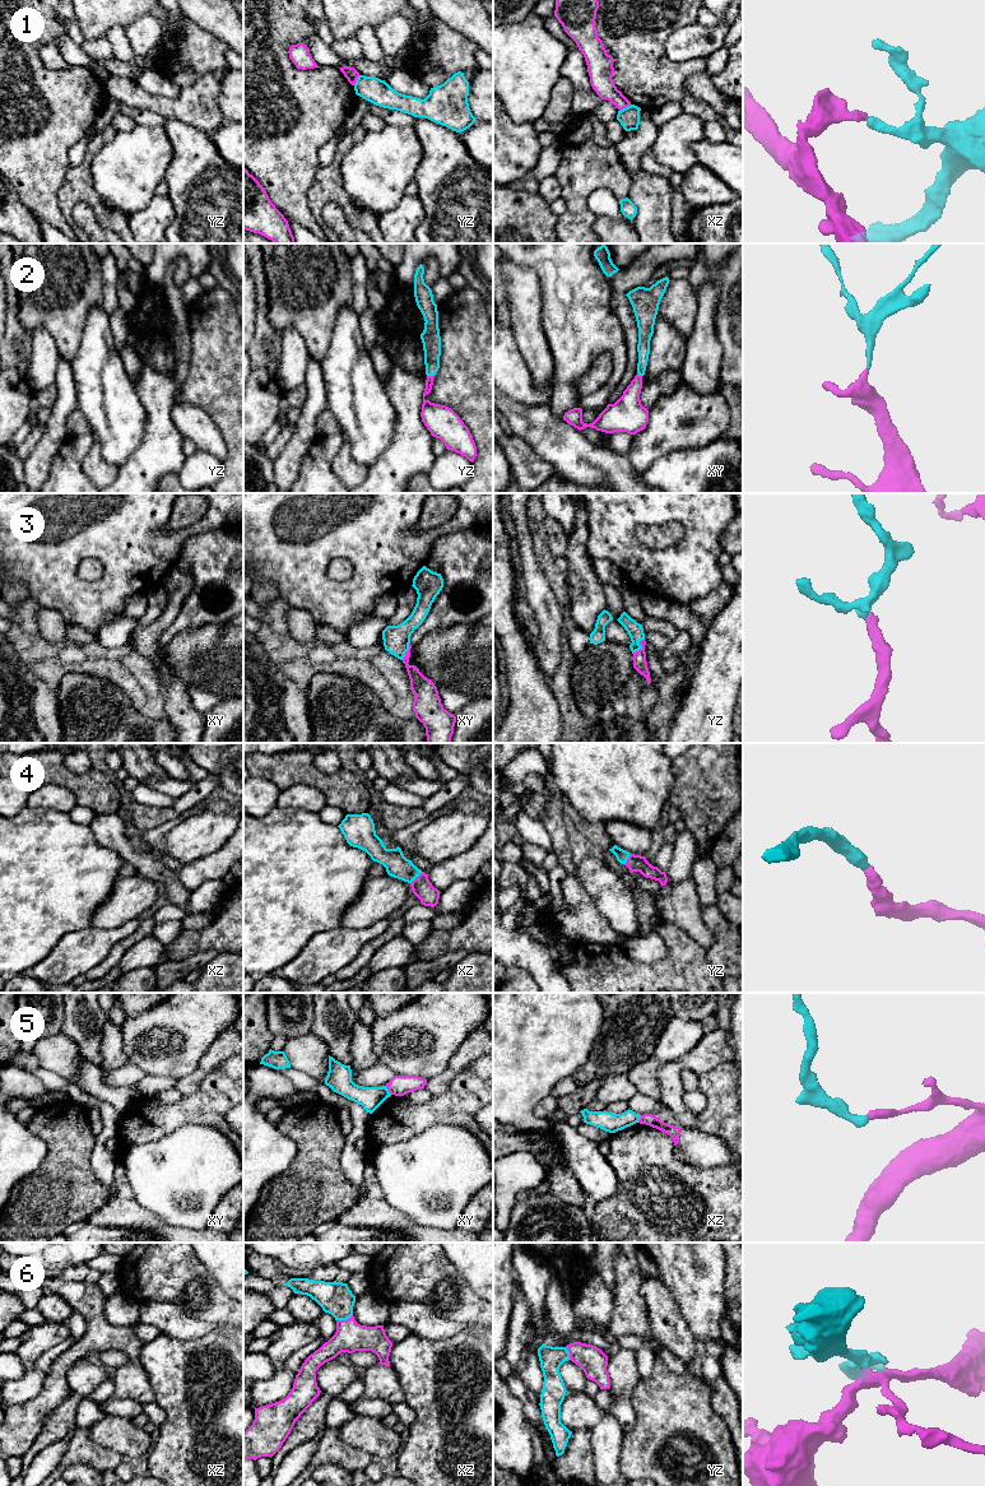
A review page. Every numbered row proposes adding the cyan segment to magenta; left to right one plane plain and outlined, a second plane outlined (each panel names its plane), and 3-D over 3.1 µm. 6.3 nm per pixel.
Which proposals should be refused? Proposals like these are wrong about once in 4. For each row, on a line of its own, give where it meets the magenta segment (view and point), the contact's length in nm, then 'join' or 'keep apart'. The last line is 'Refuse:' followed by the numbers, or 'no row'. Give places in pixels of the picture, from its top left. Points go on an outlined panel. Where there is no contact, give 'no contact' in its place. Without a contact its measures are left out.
1: contact xz (625, 107); length 90 nm; keep apart
2: contact yz (430, 376); length 40 nm; join
3: contact yz (641, 645); length 120 nm; join
4: contact xz (416, 878); length 110 nm; join
5: contact xy (388, 1089); length 70 nm; keep apart
6: contact xz (344, 1320); length 110 nm; join
Refuse: 1, 5

